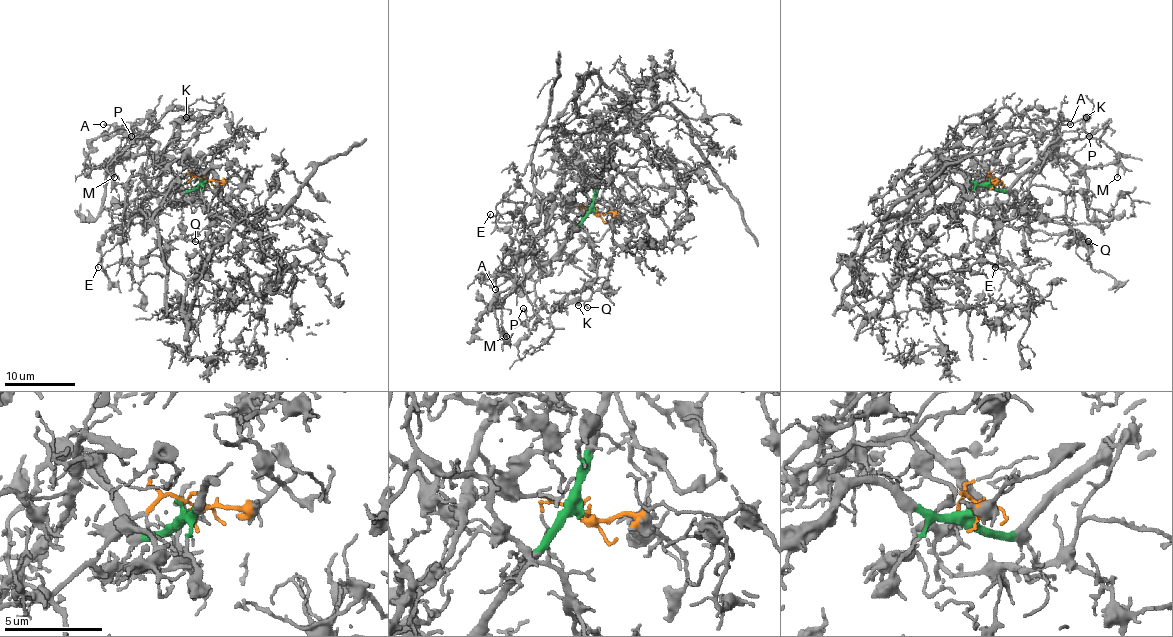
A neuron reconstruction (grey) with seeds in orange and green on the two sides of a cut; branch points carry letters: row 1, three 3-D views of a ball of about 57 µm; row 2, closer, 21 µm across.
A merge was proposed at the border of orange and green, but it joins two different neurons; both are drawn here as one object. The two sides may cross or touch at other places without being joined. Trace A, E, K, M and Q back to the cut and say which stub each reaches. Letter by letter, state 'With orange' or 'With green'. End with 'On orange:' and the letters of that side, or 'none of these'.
A: With green
E: With orange
K: With orange
M: With green
Q: With orange
On orange: E, K, Q

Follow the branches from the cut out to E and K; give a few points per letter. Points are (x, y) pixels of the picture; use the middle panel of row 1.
E: (595, 212), (574, 205), (565, 196), (546, 198), (539, 195), (523, 212), (495, 214), (491, 217), (489, 214)
K: (595, 212), (535, 188), (532, 151), (547, 126), (627, 182), (614, 225), (572, 256), (590, 277), (577, 305)

